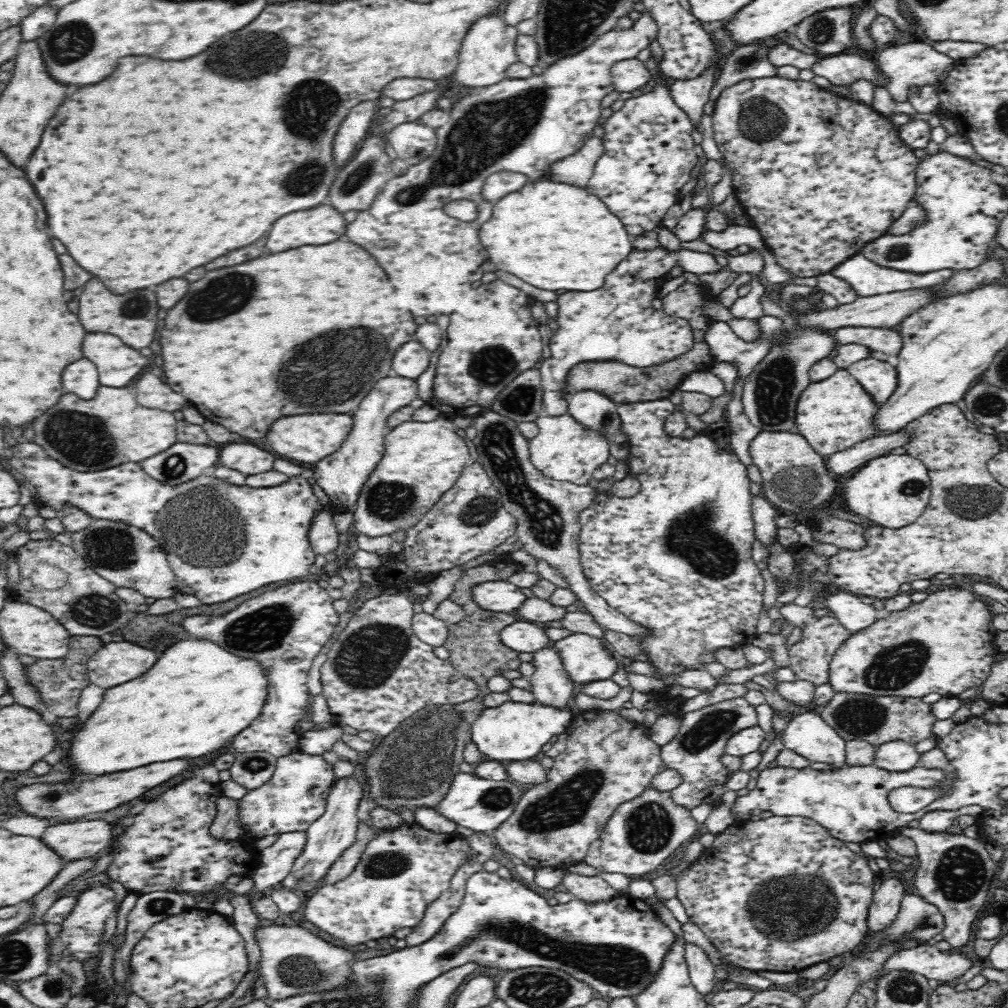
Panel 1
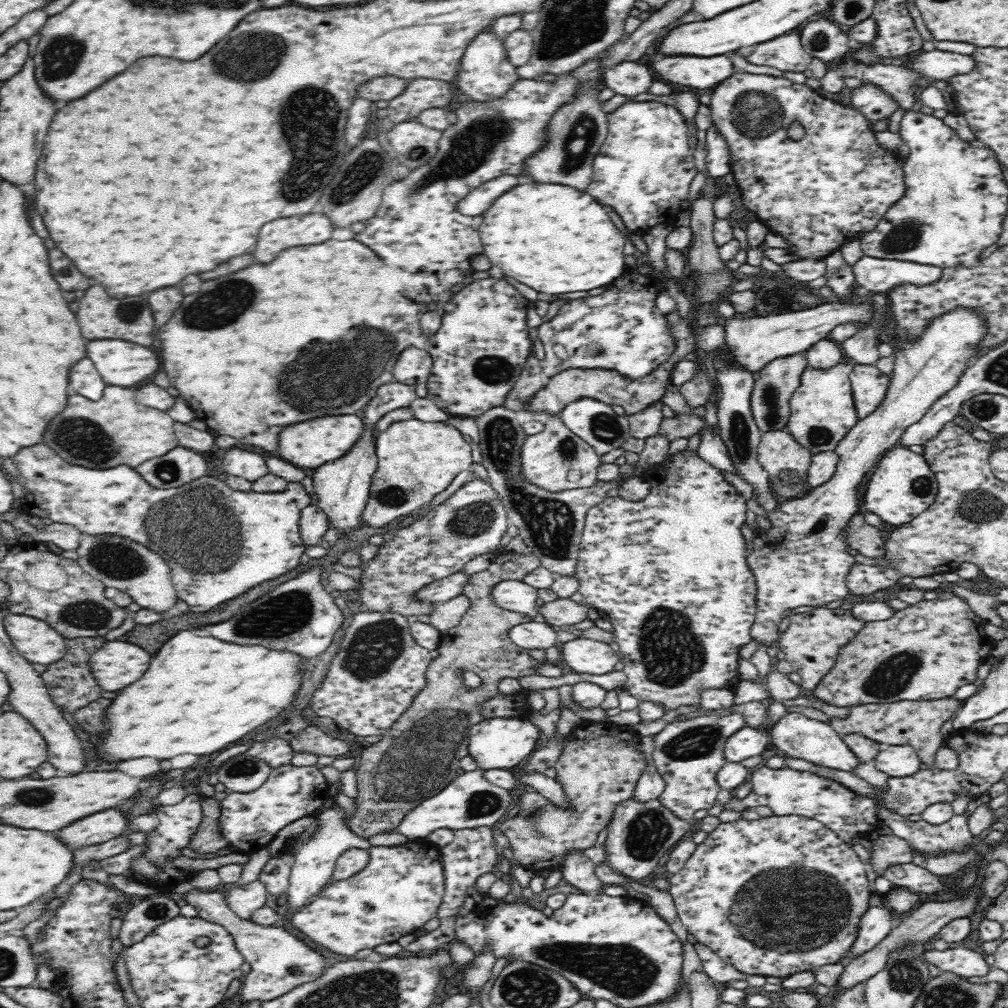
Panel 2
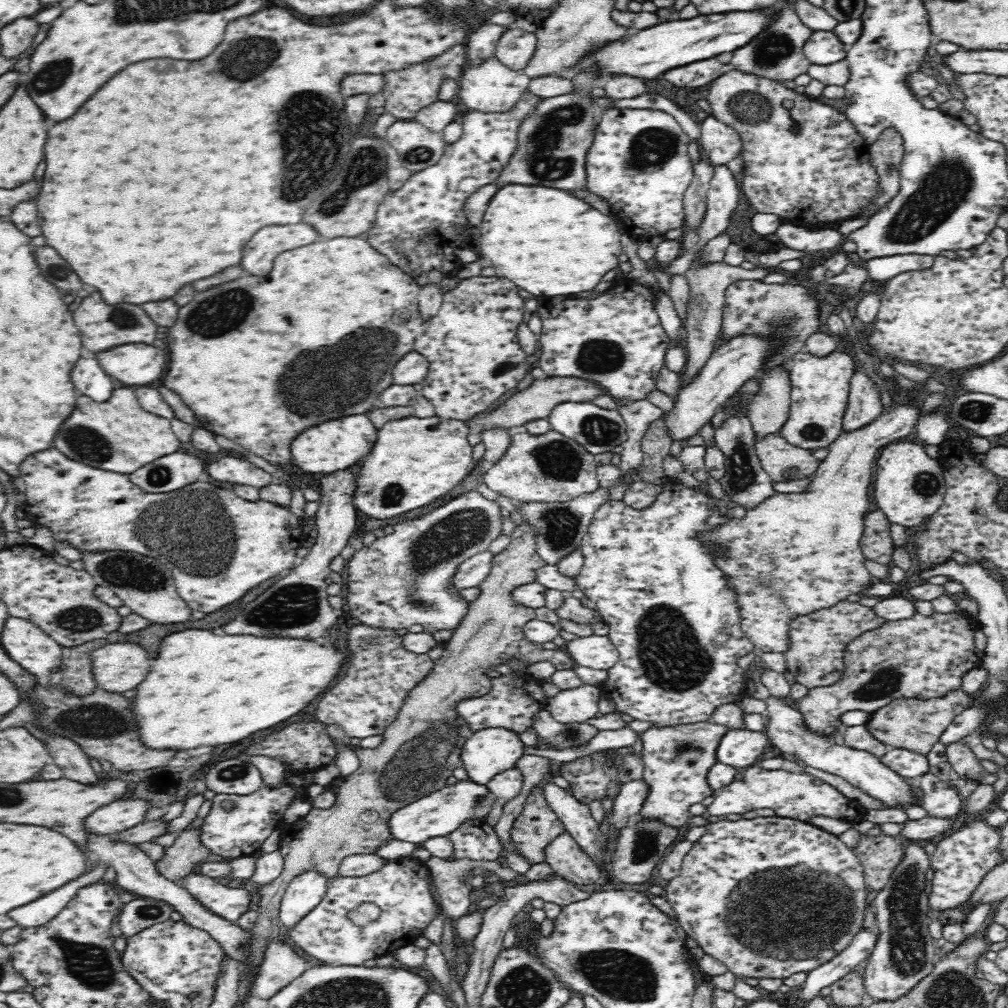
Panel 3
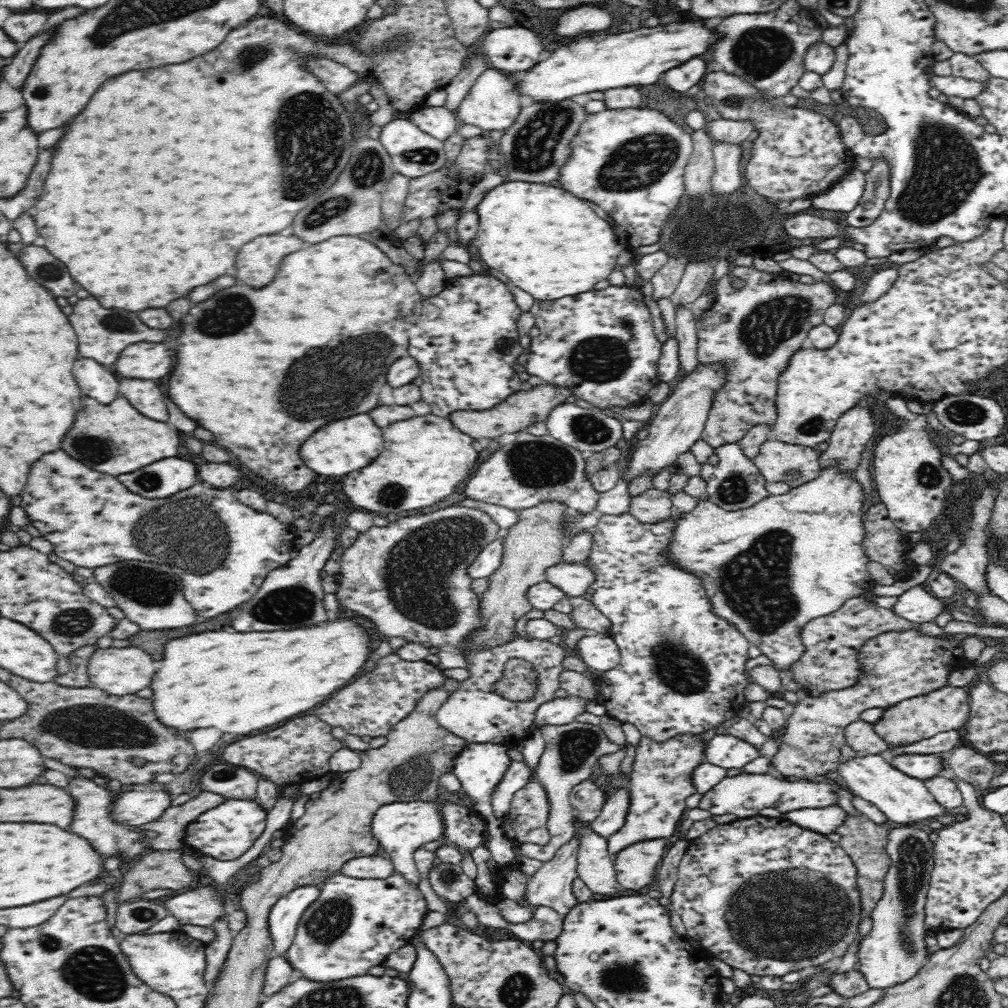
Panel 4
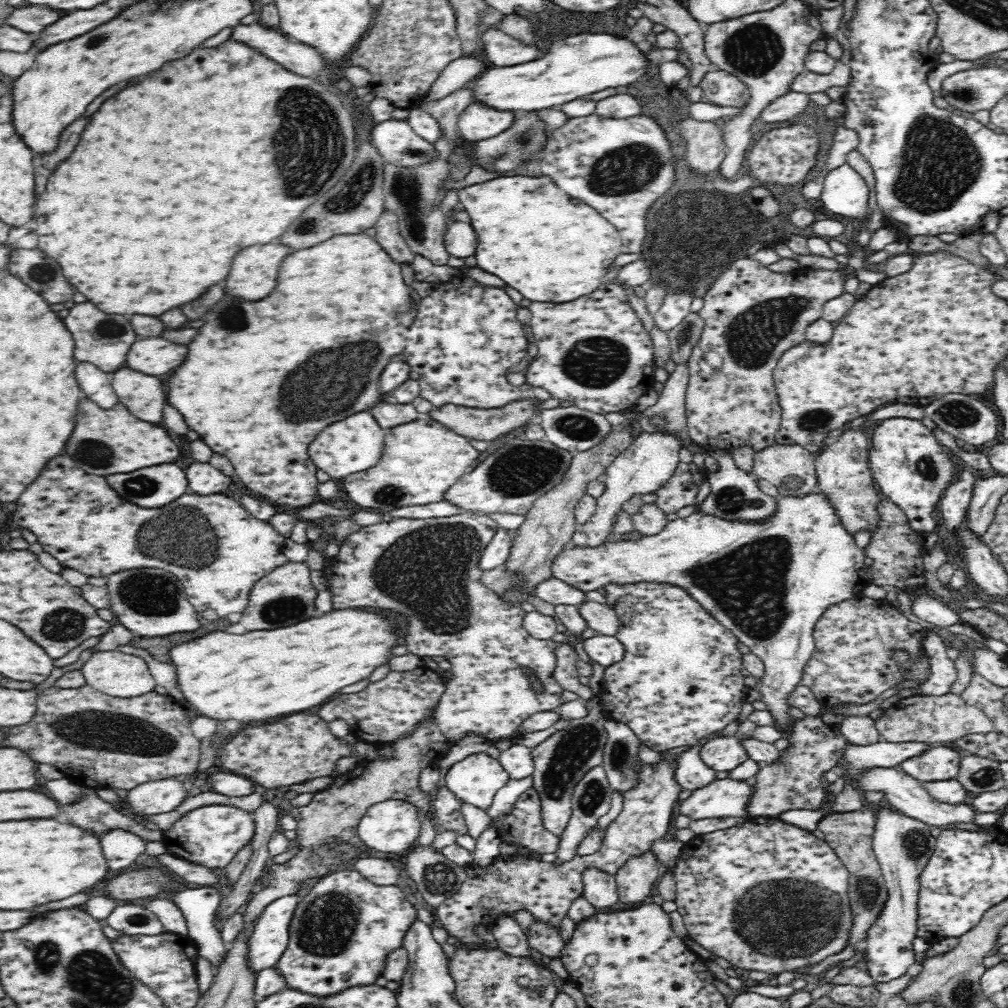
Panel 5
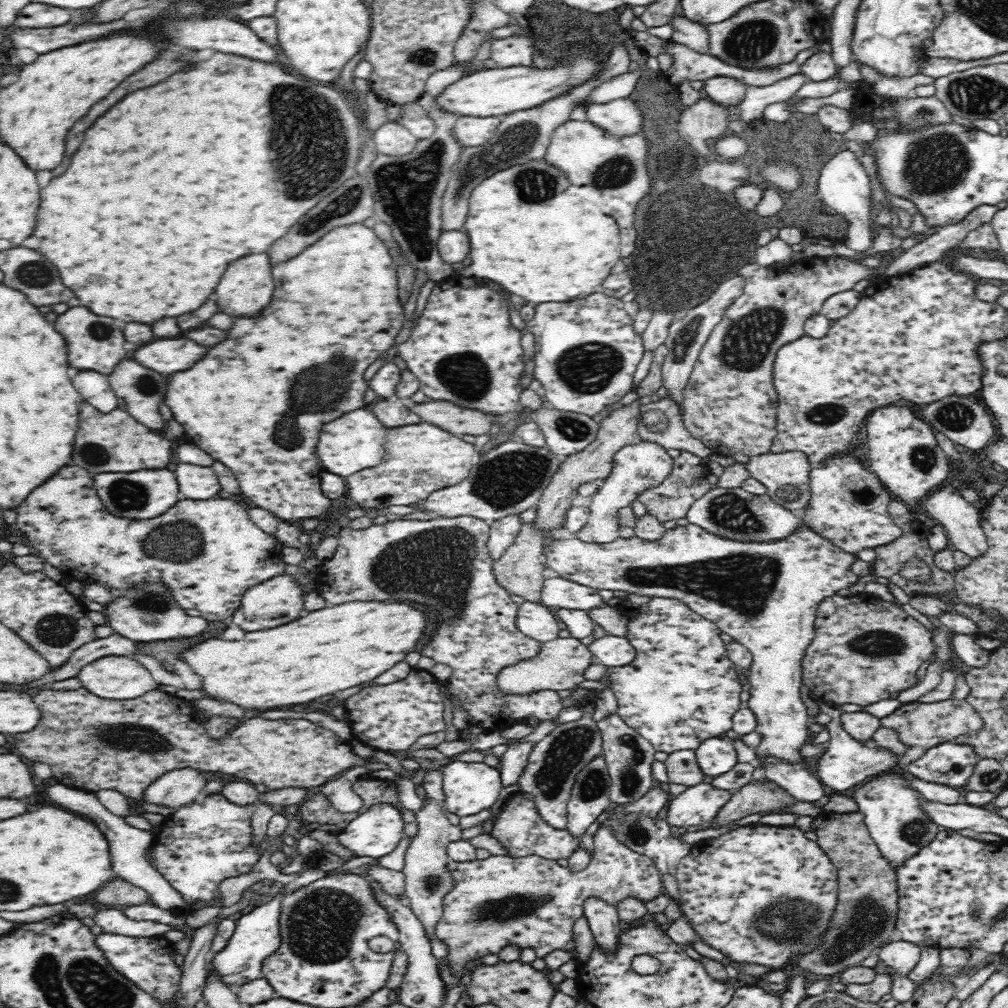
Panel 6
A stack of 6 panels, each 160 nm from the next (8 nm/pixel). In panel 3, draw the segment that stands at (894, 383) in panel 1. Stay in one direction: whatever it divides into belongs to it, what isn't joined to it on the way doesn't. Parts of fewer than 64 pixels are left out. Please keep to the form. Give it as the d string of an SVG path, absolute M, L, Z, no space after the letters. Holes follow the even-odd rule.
M856 371L850 378L849 398L843 418L843 431L856 430L876 420L883 410L878 385L866 372Z

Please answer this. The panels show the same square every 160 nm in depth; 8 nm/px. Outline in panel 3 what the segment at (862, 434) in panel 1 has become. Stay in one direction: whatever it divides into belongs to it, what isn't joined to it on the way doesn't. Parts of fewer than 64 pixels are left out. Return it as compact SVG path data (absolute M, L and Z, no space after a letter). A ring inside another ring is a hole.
M800 350L792 358L790 416L780 429L790 444L814 451L829 447L843 432L843 418L849 398L850 378L854 374L854 360L844 352L818 357Z

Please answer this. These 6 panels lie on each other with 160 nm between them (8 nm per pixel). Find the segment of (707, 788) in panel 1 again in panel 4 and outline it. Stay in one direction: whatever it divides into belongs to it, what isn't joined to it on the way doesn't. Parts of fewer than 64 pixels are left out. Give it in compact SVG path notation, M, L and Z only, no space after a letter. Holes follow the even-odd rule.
M683 733L674 736L666 741L656 741L650 737L642 736L640 743L636 746L636 754L633 763L632 780L630 780L629 791L631 794L631 803L626 815L624 826L616 835L608 838L608 853L613 857L618 855L626 846L635 844L644 840L656 838L668 839L676 833L676 826L680 819L686 817L684 808L688 796L698 793L694 787L694 770L704 764L706 746L708 741L702 740L702 734L692 735L692 733Z

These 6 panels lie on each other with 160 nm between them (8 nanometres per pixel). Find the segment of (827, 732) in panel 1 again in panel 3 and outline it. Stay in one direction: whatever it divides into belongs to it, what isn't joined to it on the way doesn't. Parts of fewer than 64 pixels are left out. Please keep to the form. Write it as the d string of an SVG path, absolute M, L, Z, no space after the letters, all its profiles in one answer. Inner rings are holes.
M774 696L767 698L768 709L765 712L769 718L765 734L771 744L778 748L781 756L798 760L801 764L830 772L844 778L846 782L860 788L887 804L889 808L902 808L904 804L916 804L912 801L912 791L907 780L881 763L879 757L862 750L853 750L848 746L836 744L834 740L822 733L816 733L806 727L802 713L791 702L778 699Z

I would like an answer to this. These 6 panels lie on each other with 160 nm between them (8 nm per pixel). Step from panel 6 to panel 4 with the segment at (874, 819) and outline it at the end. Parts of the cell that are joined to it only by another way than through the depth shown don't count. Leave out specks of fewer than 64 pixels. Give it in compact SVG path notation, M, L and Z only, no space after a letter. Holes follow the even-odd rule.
M890 825L888 854L891 865L884 879L884 890L871 912L872 929L859 944L858 964L855 967L867 981L870 989L885 989L914 979L928 962L925 904L929 878L934 866L934 844L924 830Z

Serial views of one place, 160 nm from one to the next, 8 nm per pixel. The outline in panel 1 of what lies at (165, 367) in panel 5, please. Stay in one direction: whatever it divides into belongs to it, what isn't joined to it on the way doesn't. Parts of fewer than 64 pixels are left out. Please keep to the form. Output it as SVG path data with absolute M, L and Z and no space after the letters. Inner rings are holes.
M94 332L84 338L84 358L92 360L100 372L100 384L122 388L138 378L148 366L148 358L126 346L120 338Z

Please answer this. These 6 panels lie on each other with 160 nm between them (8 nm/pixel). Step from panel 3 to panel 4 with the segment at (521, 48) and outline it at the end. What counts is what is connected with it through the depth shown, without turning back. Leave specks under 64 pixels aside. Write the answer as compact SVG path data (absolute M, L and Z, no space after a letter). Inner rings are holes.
M520 25L488 30L483 41L483 51L491 66L510 74L531 69L538 63L542 50L540 38Z

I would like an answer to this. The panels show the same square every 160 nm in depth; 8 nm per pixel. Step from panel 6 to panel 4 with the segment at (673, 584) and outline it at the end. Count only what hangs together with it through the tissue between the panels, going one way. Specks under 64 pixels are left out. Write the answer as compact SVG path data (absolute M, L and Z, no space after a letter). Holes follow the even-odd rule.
M830 460L830 464L821 468L818 476L812 480L800 486L792 487L786 494L769 495L761 502L750 506L750 508L728 511L708 499L700 498L698 506L677 520L674 536L669 546L669 558L671 558L672 562L690 572L697 572L697 575L701 576L704 588L713 604L714 614L729 620L752 645L758 646L762 654L772 660L773 666L778 671L789 670L789 666L800 658L803 646L799 634L804 624L809 623L814 618L836 612L846 600L857 599L860 594L869 593L876 585L866 569L868 568L866 564L868 564L869 558L865 555L865 550L863 549L865 537L863 525L863 506L866 504L865 490L855 477L855 473L851 472L851 470L839 468L837 466L838 461L841 460ZM586 562L556 563L546 569L545 580L550 582L568 597L580 597L588 592L590 584L594 582L594 571Z

